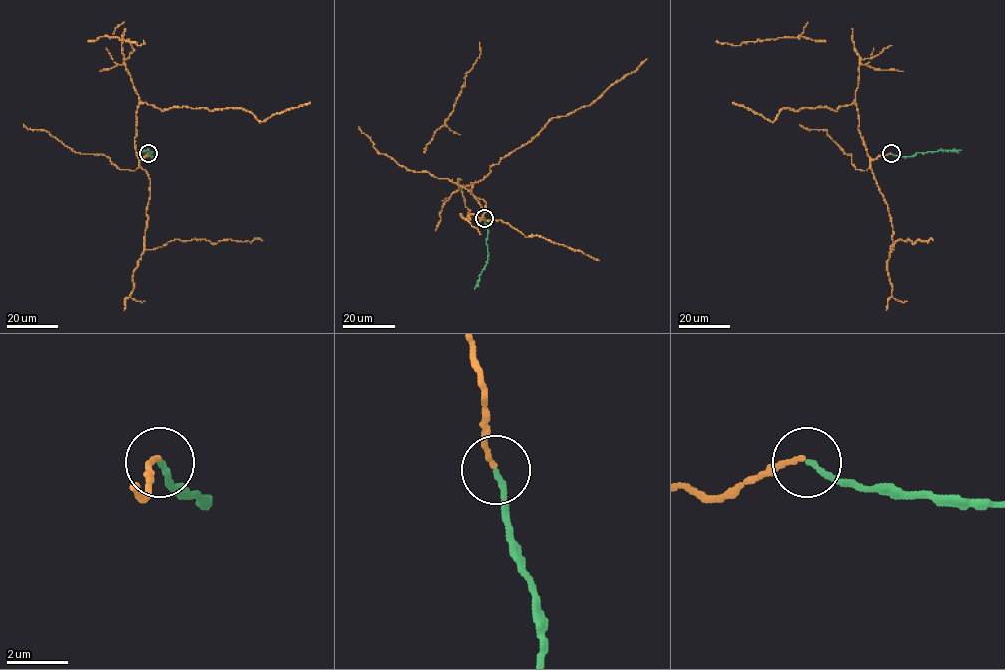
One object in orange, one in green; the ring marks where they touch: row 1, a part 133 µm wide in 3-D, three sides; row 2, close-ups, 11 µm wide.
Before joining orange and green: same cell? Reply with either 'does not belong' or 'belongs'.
belongs

